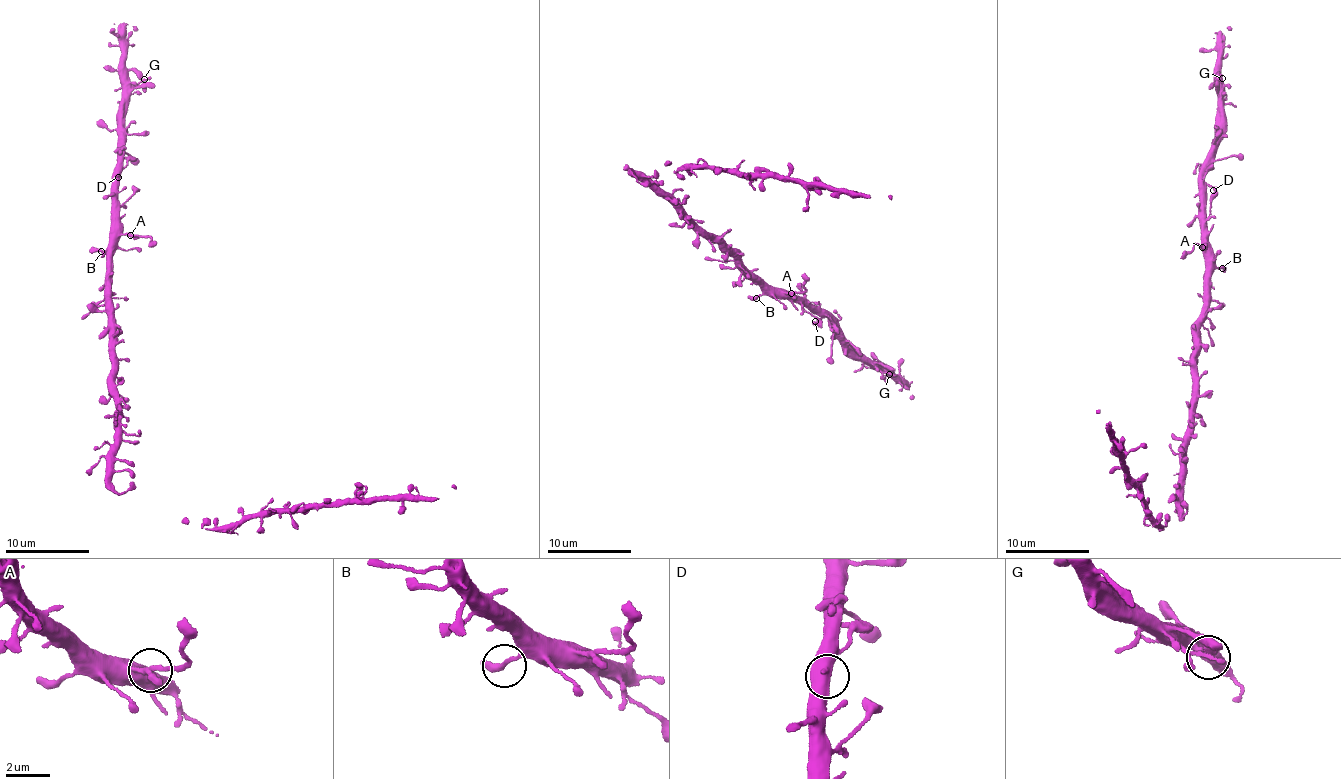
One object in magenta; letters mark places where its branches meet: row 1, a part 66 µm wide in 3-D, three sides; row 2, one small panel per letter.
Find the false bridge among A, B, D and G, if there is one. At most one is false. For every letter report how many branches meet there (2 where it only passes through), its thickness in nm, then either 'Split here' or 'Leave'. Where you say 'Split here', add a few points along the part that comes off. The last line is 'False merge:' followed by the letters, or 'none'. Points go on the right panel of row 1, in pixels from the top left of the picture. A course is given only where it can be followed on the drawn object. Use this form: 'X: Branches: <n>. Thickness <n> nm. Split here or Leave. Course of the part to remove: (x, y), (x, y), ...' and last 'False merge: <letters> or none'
A: Branches: 2. Thickness 280 nm. Split here. Course of the part to remove: (1202, 246), (1196, 245), (1179, 257)
B: Branches: 2. Thickness 240 nm. Leave
D: Branches: 1. Thickness 280 nm. Leave
G: Branches: 2. Thickness 160 nm. Leave
False merge: A

